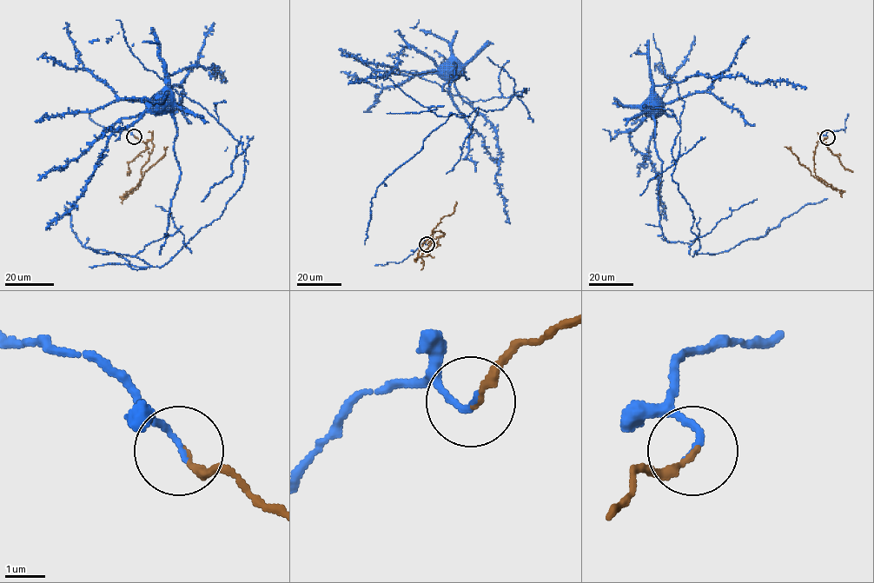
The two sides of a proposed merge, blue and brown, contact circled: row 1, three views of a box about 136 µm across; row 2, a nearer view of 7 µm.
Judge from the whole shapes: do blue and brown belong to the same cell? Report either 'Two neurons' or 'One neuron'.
Two neurons

